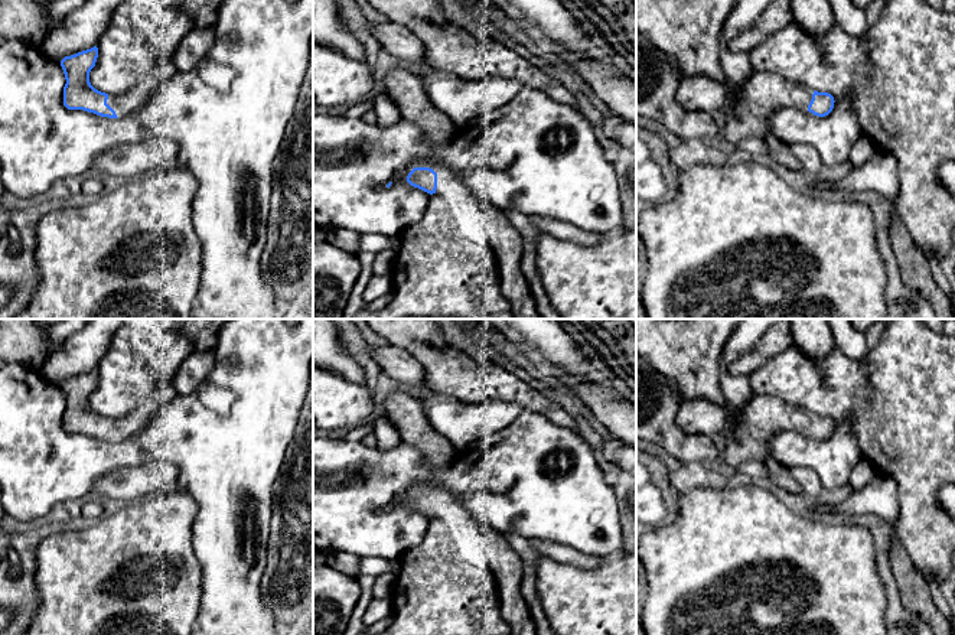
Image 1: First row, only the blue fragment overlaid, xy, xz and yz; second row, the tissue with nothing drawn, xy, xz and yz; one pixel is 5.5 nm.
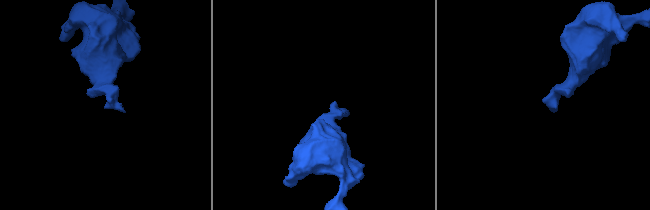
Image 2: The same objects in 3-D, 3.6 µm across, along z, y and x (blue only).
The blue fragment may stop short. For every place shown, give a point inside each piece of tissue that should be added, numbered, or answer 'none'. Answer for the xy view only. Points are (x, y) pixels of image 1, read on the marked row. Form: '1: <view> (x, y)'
1: xy (134, 98)

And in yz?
1: yz (762, 94)

